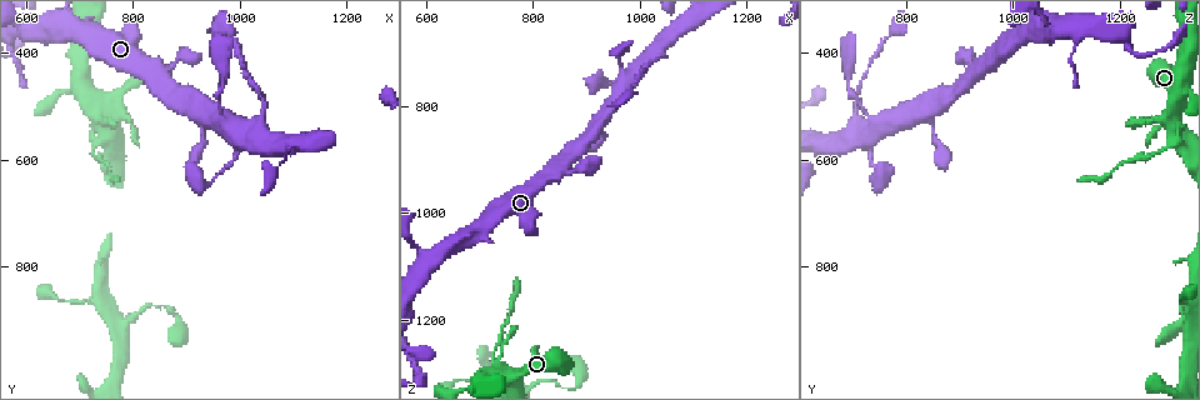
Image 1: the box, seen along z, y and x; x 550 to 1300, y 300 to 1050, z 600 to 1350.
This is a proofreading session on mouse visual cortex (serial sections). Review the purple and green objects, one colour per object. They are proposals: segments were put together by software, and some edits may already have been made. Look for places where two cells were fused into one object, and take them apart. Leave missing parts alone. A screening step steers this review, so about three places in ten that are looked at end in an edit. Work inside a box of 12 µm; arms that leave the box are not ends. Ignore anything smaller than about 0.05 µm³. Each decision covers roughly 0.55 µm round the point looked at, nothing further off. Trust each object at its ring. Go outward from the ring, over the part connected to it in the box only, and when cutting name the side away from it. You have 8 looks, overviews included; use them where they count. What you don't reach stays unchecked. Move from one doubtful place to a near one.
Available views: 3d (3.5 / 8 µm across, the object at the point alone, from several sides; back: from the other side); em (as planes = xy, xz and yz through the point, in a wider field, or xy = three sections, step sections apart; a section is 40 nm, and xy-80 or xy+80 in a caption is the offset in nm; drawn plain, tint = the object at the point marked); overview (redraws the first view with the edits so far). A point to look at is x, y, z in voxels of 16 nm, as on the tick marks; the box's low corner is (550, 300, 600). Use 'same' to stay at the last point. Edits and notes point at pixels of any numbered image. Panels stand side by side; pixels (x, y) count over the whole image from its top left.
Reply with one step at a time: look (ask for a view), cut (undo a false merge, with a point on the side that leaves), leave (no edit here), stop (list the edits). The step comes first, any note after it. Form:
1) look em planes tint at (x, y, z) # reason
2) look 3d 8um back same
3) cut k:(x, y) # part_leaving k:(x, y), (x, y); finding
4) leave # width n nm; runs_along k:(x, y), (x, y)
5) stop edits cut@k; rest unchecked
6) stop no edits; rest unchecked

look 3d 3.5um at (725, 590, 1280) # calibre changes

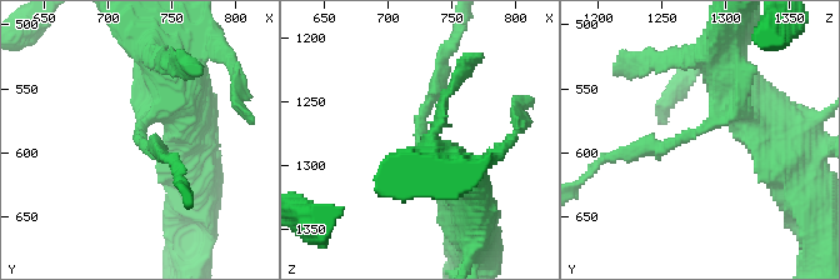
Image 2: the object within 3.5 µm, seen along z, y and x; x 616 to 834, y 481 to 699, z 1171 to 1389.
look em xy step 1 tint at (724, 588, 1278)

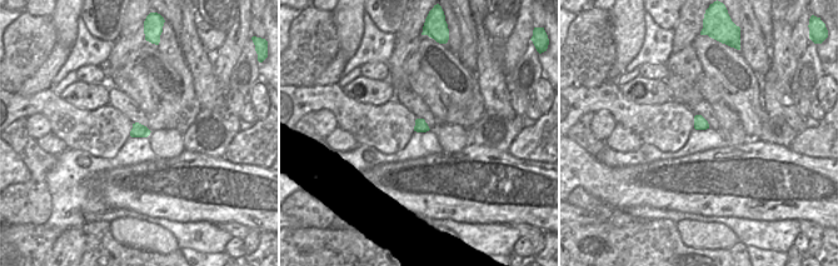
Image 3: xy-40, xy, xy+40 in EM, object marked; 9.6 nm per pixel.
cut 2:(688, 134) # width 120 nm; part_leaving 2:(724, 108), (695, 135), (634, 154); a second cell is stuck on

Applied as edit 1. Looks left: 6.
look 3d 8um at (1040, 520, 700) # sudden change in width

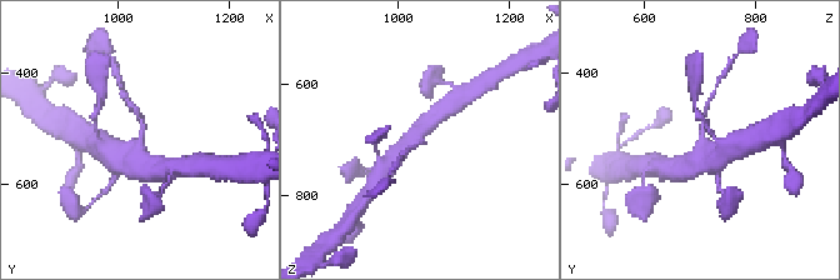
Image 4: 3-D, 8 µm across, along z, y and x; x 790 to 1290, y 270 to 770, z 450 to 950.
look em planes tint at (1035, 530, 710) # arms 3; arm_widths 150, 400, 450 nm

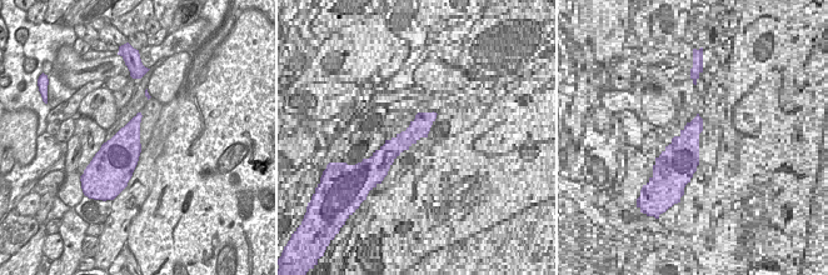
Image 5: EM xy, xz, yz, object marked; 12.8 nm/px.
leave # runs_along 4:(111, 155), (140, 143), (136, 110); all the same cell

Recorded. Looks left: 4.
look 3d 3.5um at (990, 375, 765) # thin neck

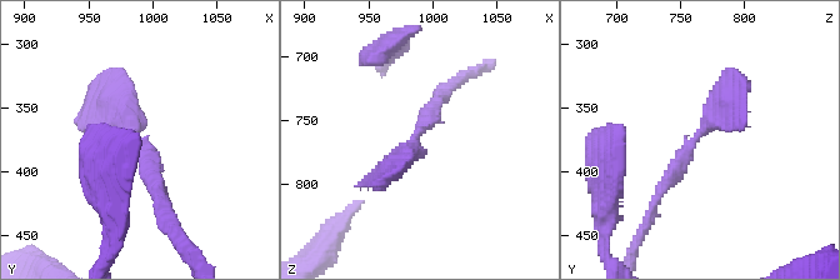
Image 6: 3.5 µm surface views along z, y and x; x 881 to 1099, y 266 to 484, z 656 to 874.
look em xy step 3 tint at (986, 374, 766) # now the EM

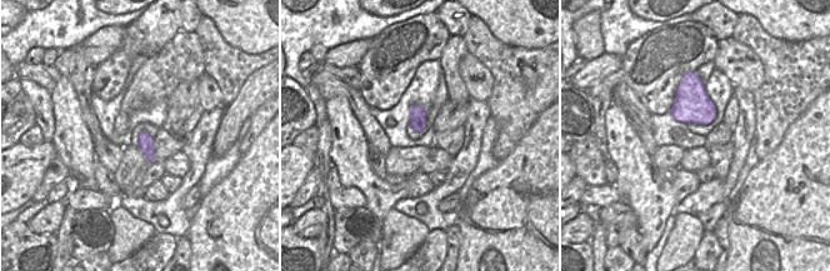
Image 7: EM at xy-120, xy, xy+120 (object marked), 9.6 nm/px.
leave # runs_along 6:(653, 203), (720, 106), (746, 88); one cell here

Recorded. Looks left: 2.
stop edits cut@2; rest unchecked

